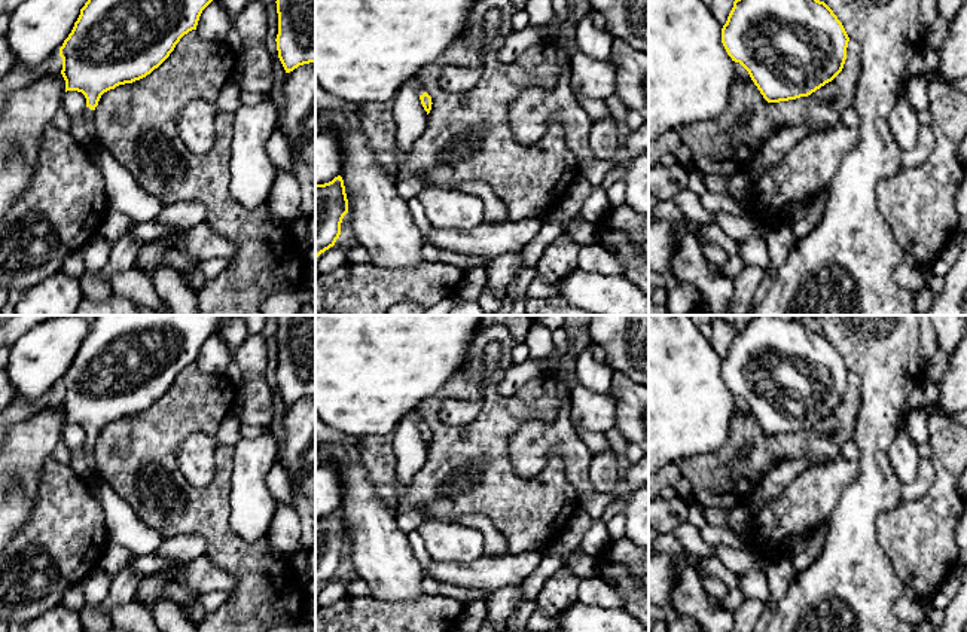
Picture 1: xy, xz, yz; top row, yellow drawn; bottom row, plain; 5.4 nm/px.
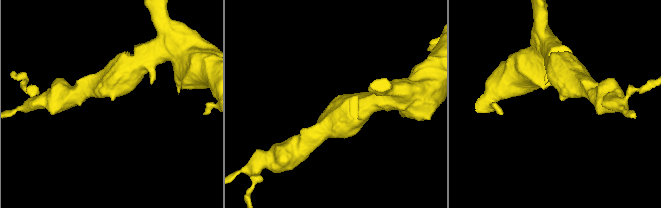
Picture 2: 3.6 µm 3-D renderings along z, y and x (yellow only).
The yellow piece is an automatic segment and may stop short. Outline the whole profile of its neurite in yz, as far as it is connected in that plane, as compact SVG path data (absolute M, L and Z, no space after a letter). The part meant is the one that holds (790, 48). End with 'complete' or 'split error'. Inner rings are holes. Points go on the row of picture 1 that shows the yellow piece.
M735 0L722 28L722 43L750 74L768 103L808 97L844 68L849 37L820 0Z | complete

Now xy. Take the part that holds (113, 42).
M88 0L60 48L65 92L85 95L92 120L101 95L158 68L211 1Z | split error

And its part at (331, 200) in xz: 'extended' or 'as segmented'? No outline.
as segmented

